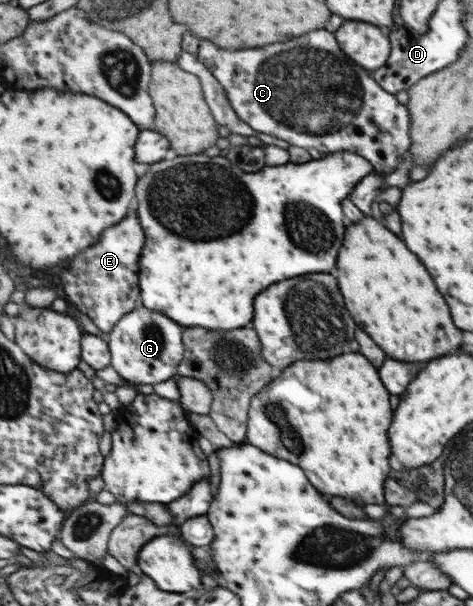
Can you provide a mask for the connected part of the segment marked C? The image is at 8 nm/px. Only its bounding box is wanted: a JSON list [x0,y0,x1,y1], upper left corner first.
[197,30,411,175]

